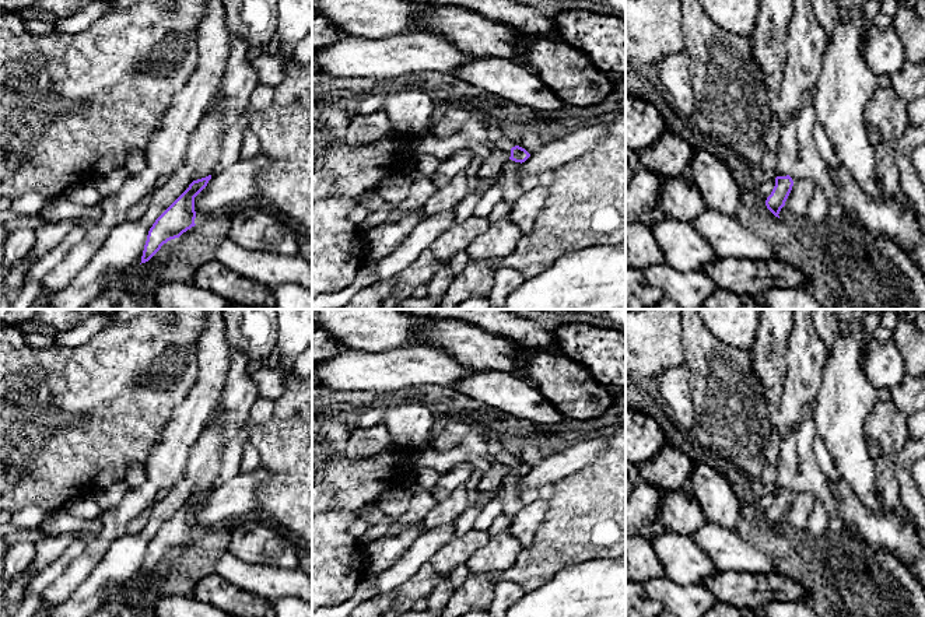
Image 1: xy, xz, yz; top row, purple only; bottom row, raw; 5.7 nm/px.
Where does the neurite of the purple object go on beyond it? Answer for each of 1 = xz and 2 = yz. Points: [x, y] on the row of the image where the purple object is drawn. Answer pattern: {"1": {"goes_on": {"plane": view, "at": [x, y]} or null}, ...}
{"1": {"goes_on": null}, "2": {"goes_on": null}}

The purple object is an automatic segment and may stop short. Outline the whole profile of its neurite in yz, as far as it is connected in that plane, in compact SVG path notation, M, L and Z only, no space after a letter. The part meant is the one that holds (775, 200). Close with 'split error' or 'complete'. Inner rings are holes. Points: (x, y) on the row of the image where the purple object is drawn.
M789 175L786 176L777 176L775 186L771 194L765 200L767 208L779 218L779 211L785 206L785 201L792 190L793 180Z | complete

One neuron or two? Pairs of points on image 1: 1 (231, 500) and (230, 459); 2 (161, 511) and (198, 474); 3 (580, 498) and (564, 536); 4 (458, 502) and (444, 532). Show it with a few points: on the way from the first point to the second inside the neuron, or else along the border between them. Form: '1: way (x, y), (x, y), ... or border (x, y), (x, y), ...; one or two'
1: border (239, 472), (213, 487); two
2: way (170, 502), (189, 483); one
3: way (580, 508), (580, 521), (574, 526); one
4: border (452, 522), (427, 529); two

